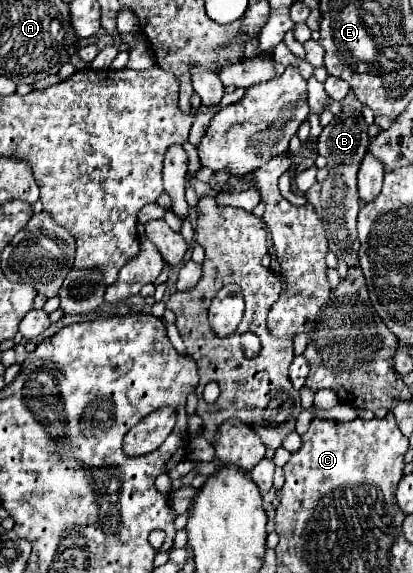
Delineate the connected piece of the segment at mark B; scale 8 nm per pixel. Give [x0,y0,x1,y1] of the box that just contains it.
[318,106,368,266]

